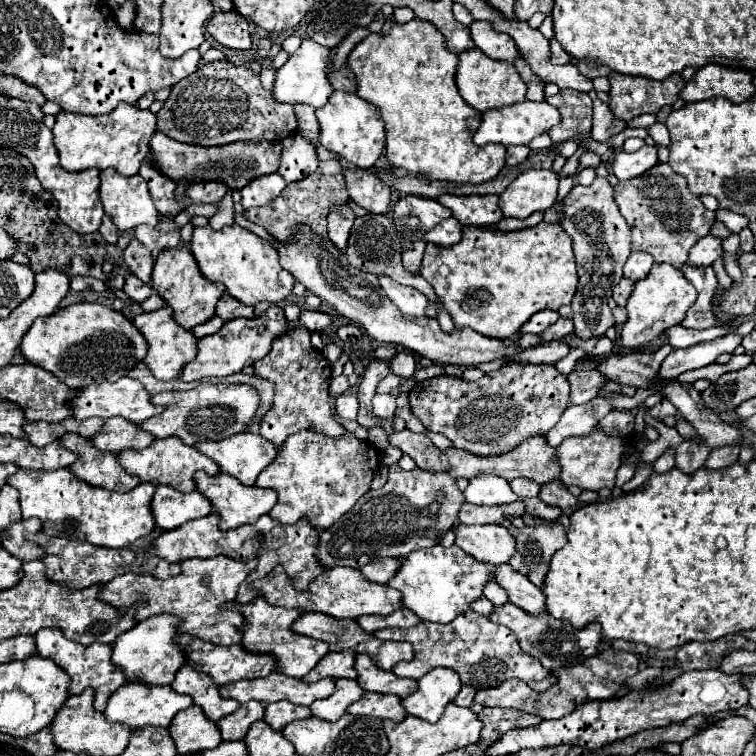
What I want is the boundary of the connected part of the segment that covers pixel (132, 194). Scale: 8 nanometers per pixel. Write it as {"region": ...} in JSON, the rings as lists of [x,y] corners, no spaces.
{"region":[[[105,169],[101,171],[99,193],[105,213],[113,217],[119,231],[135,229],[141,223],[151,227],[157,225],[159,213],[141,175],[125,177],[119,171]]]}

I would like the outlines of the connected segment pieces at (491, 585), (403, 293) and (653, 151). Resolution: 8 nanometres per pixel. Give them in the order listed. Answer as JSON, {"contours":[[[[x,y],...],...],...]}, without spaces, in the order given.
{"contours":[[[[489,581],[489,583],[485,585],[483,595],[485,595],[493,605],[505,605],[505,603],[509,603],[509,595],[505,593],[503,587],[497,587],[495,581]]],[[[379,277],[379,283],[381,283],[385,295],[399,307],[399,311],[403,315],[425,317],[425,311],[429,307],[429,299],[425,299],[423,293],[419,293],[407,285],[393,283],[391,279],[385,279],[385,277]]],[[[641,147],[635,153],[625,153],[617,151],[615,161],[613,161],[613,173],[619,181],[627,181],[633,177],[643,175],[657,163],[657,147]]]]}

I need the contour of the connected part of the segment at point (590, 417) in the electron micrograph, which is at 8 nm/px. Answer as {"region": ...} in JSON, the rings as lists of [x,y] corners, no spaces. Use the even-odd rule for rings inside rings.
{"region":[[[595,397],[583,405],[567,407],[559,423],[547,433],[547,443],[559,445],[567,437],[589,435],[611,409],[611,399],[607,397]]]}

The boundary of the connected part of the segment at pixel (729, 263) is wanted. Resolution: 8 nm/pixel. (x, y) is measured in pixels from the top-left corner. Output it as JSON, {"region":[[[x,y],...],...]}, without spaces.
{"region":[[[725,253],[725,269],[727,269],[727,273],[729,273],[729,277],[733,279],[733,283],[741,283],[741,269],[739,269],[739,265],[737,265],[737,257],[733,255],[733,253]]]}

